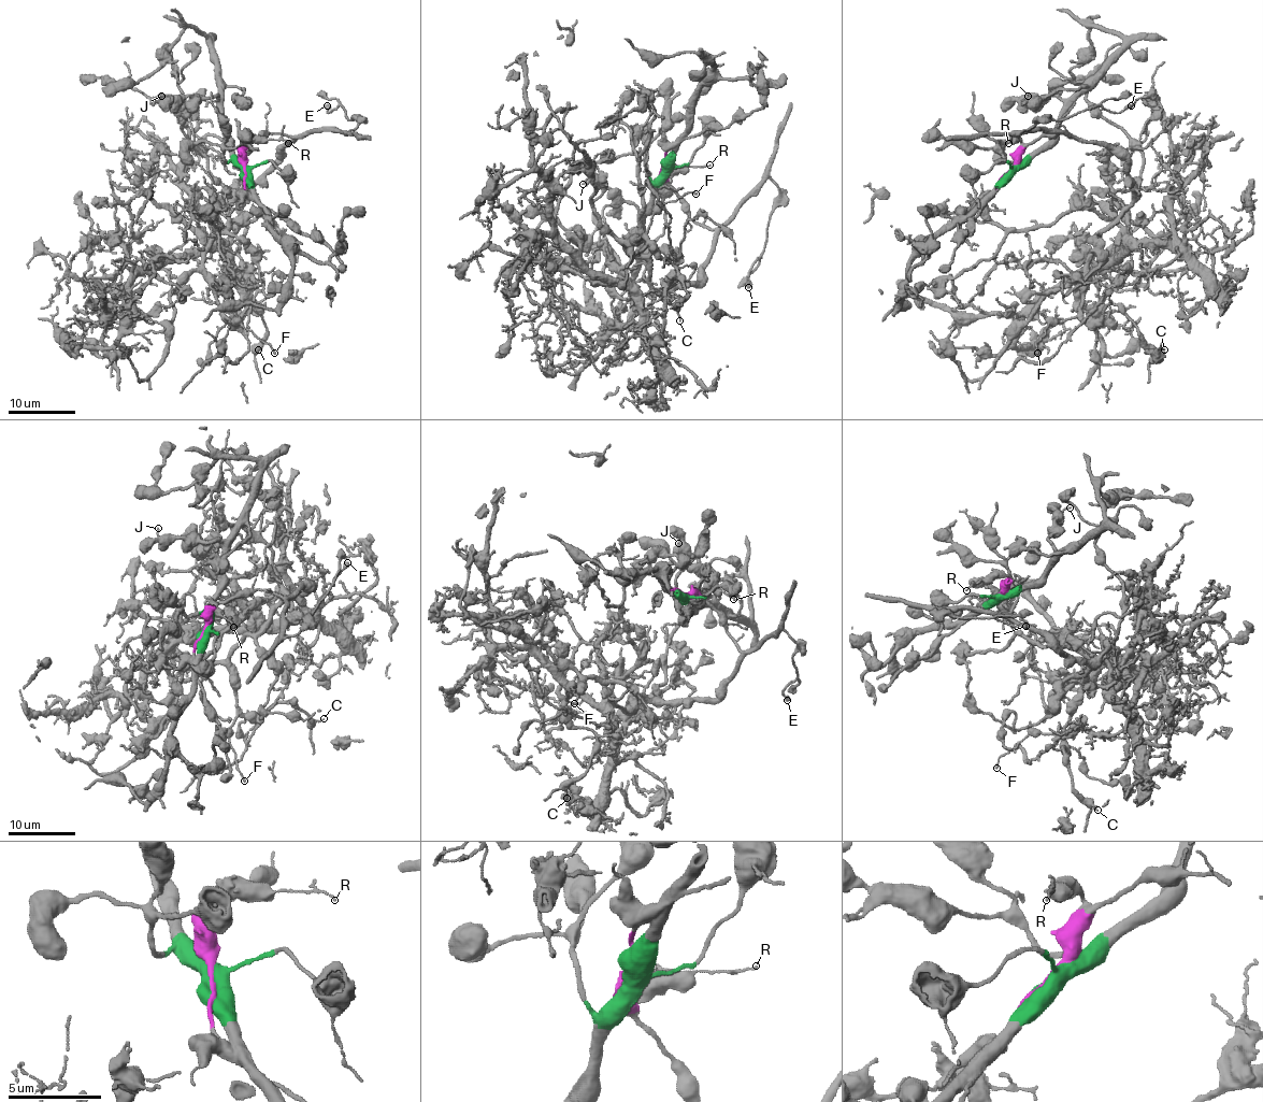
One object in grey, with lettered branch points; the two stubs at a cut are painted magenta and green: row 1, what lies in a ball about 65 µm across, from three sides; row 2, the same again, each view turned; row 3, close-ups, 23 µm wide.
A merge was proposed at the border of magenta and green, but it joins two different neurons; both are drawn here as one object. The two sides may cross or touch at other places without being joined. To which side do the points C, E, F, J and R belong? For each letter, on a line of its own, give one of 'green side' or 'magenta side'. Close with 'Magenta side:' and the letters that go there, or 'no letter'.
C: magenta side
E: magenta side
F: magenta side
J: green side
R: magenta side
Magenta side: C, E, F, R

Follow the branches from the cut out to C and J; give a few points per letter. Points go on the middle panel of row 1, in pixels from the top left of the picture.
C: (665, 168), (714, 232), (703, 280), (656, 289), (625, 244), (673, 266), (679, 320)
J: (665, 168), (665, 179), (641, 219), (634, 205), (622, 202), (610, 189), (598, 187), (589, 179), (583, 184)

